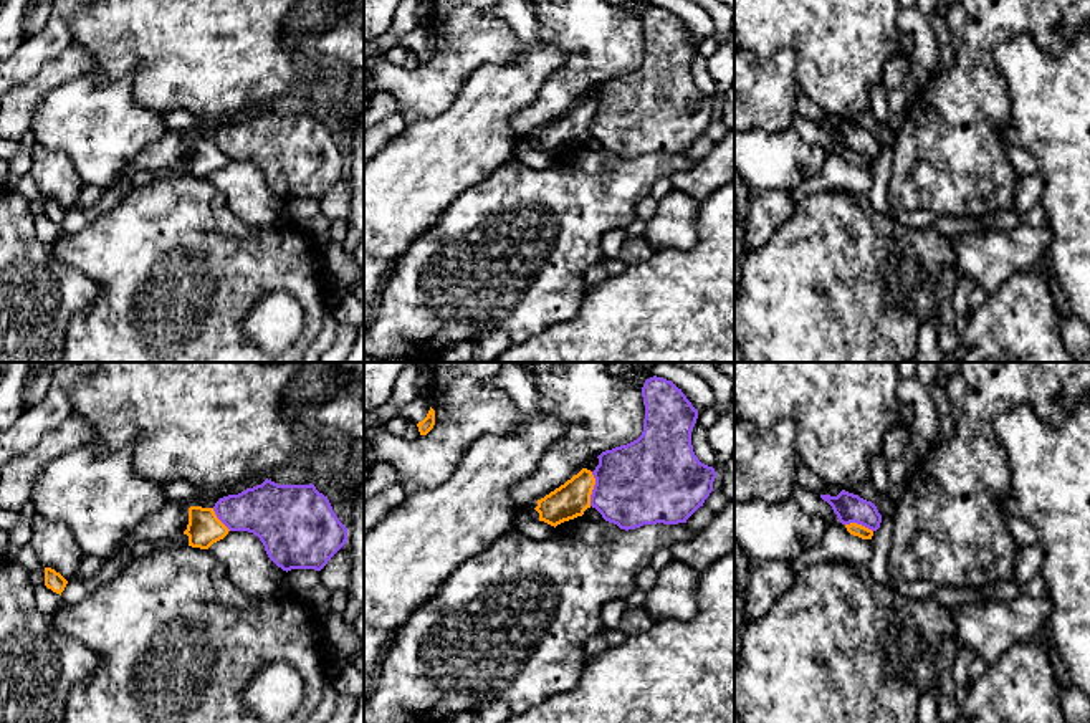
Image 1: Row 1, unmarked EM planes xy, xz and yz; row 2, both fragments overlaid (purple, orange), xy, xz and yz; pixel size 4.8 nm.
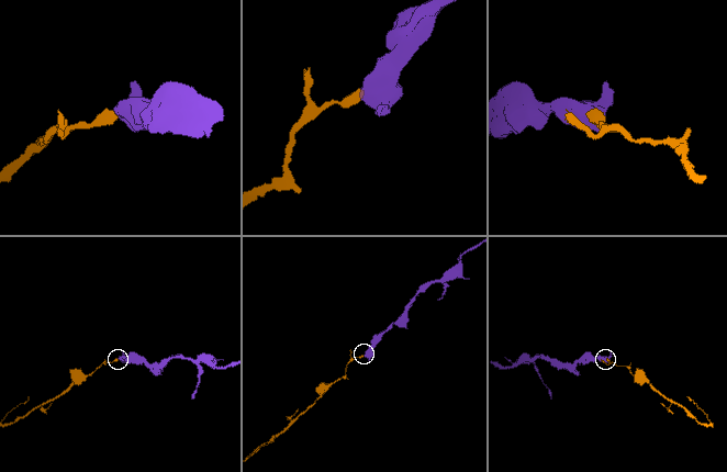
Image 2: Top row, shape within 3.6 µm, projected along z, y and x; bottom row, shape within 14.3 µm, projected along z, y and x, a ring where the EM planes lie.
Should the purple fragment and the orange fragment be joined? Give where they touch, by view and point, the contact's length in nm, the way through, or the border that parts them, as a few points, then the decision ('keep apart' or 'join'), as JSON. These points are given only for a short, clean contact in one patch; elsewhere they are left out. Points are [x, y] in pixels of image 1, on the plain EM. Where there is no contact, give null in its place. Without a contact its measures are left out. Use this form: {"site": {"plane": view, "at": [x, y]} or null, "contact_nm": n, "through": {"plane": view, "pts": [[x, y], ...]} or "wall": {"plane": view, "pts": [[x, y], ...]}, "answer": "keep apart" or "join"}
{"site": {"plane": "xz", "at": [594, 118]}, "contact_nm": 170, "wall": {"plane": "xz", "pts": [[592, 101], [594, 113], [589, 134]]}, "answer": "keep apart"}

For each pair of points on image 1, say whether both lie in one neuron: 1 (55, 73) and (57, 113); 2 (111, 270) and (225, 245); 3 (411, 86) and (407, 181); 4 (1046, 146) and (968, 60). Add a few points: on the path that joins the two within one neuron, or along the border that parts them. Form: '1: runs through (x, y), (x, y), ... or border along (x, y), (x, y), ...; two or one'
1: border along (90, 71), (53, 88), (37, 106), (30, 119); two
2: runs through (139, 263), (197, 263); one
3: border along (444, 108), (407, 126); two
4: border along (998, 71), (1006, 86), (1009, 124), (1013, 128); two

